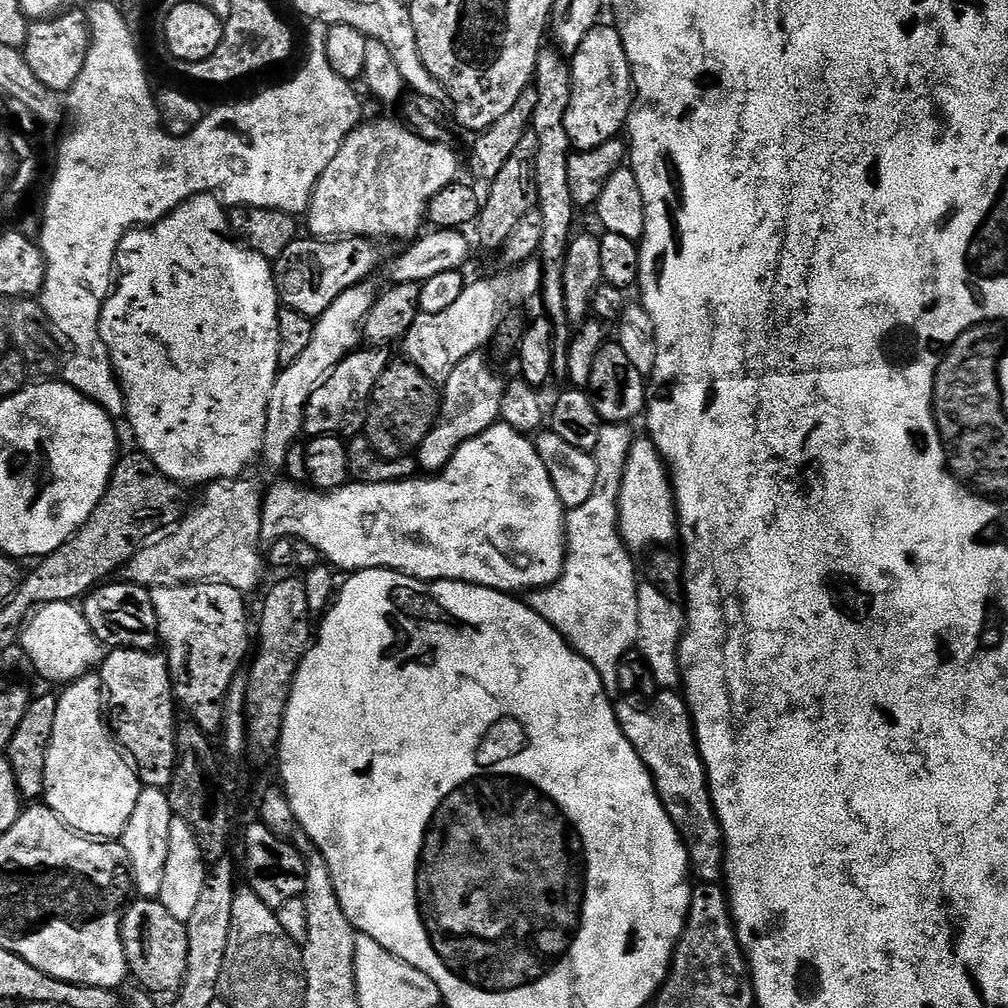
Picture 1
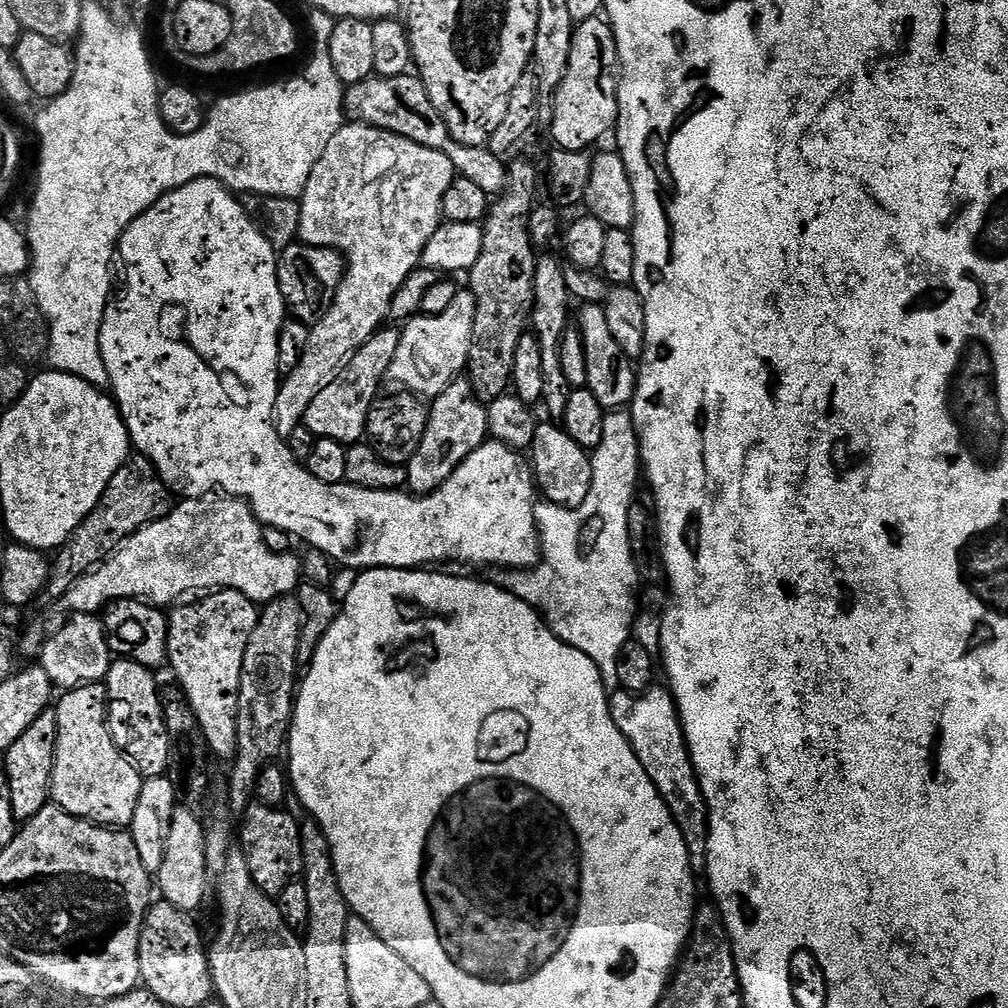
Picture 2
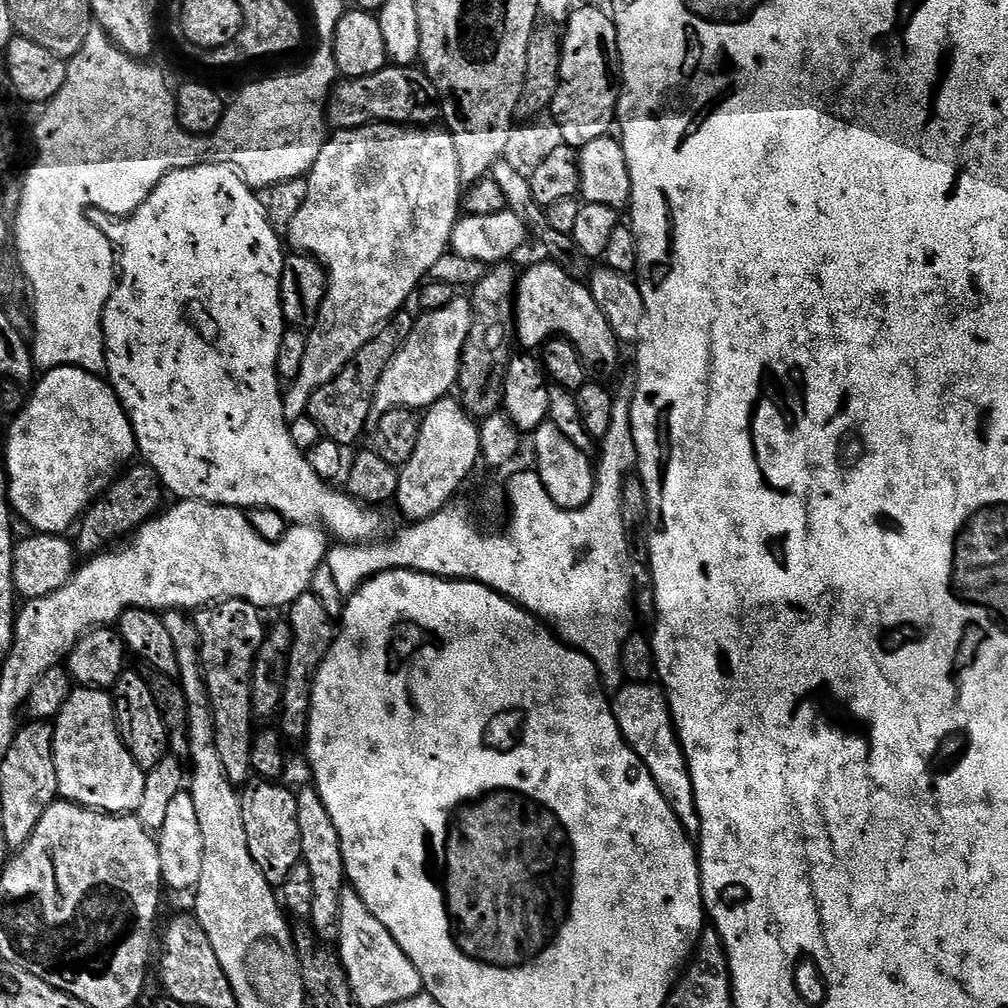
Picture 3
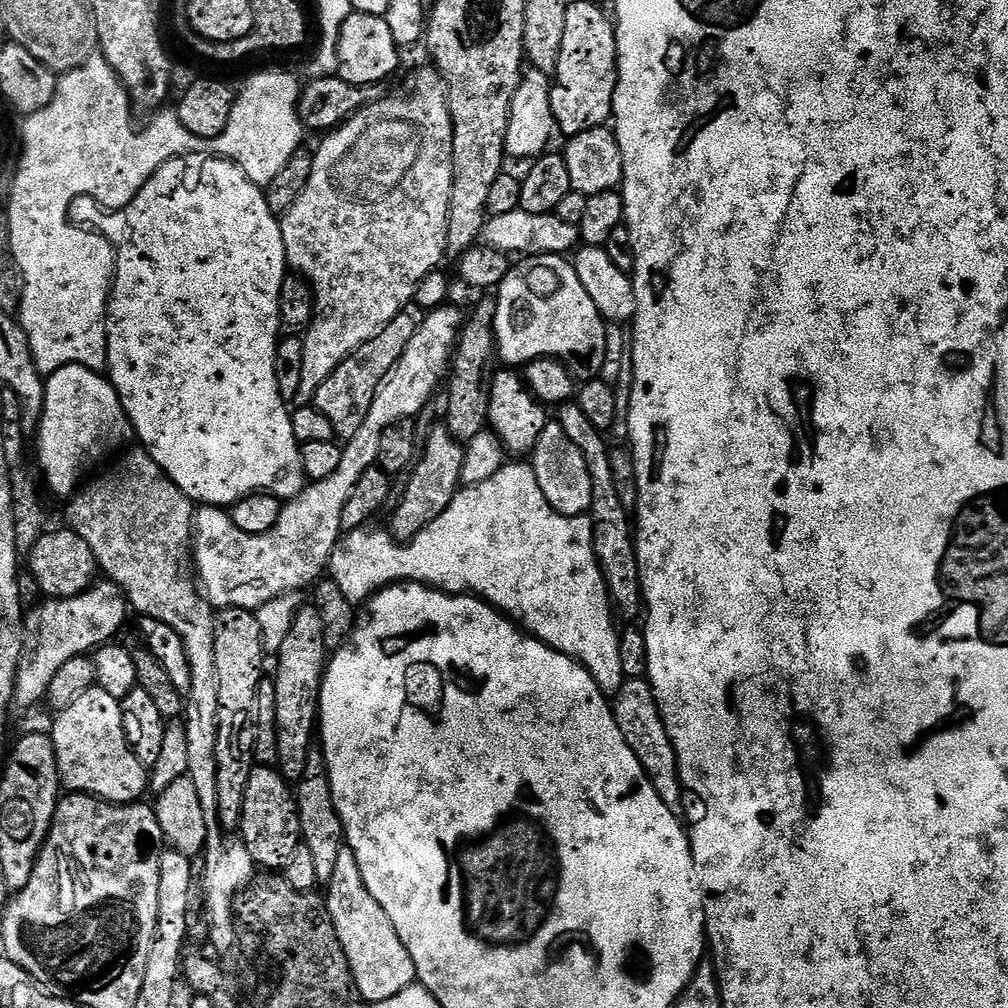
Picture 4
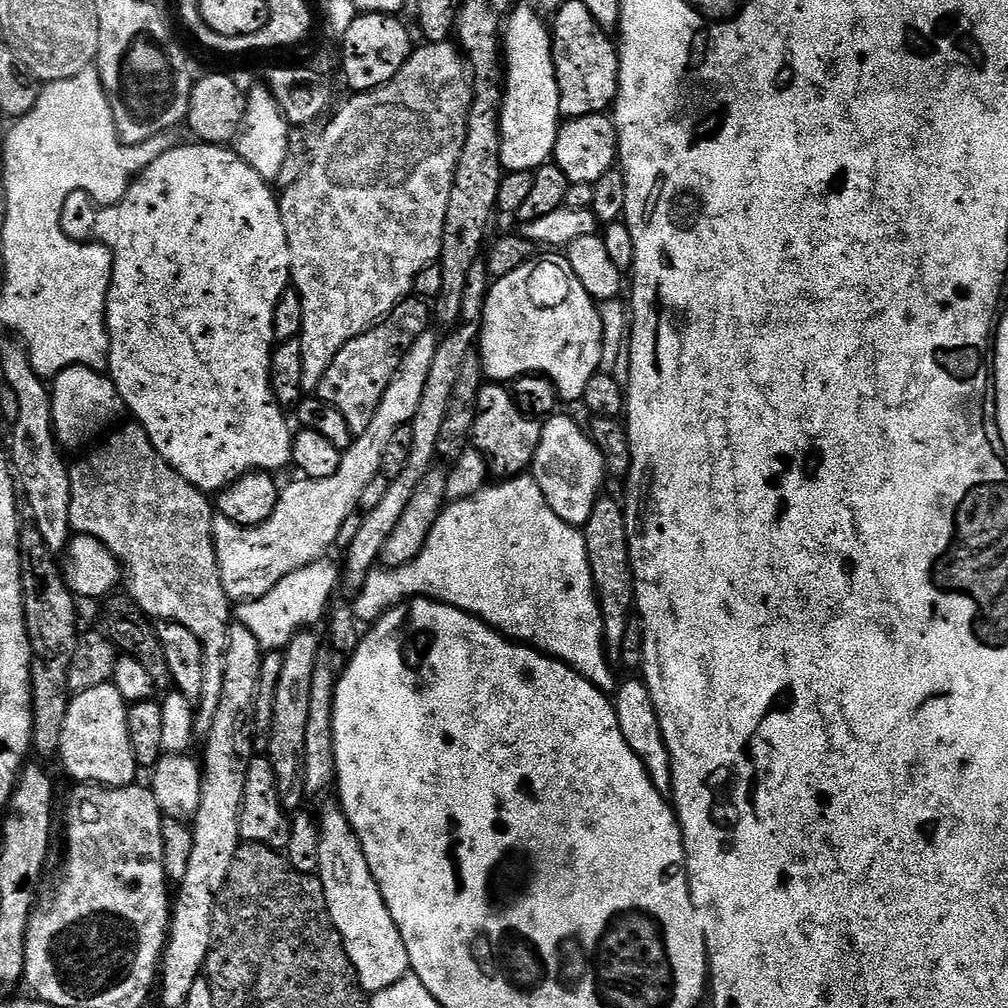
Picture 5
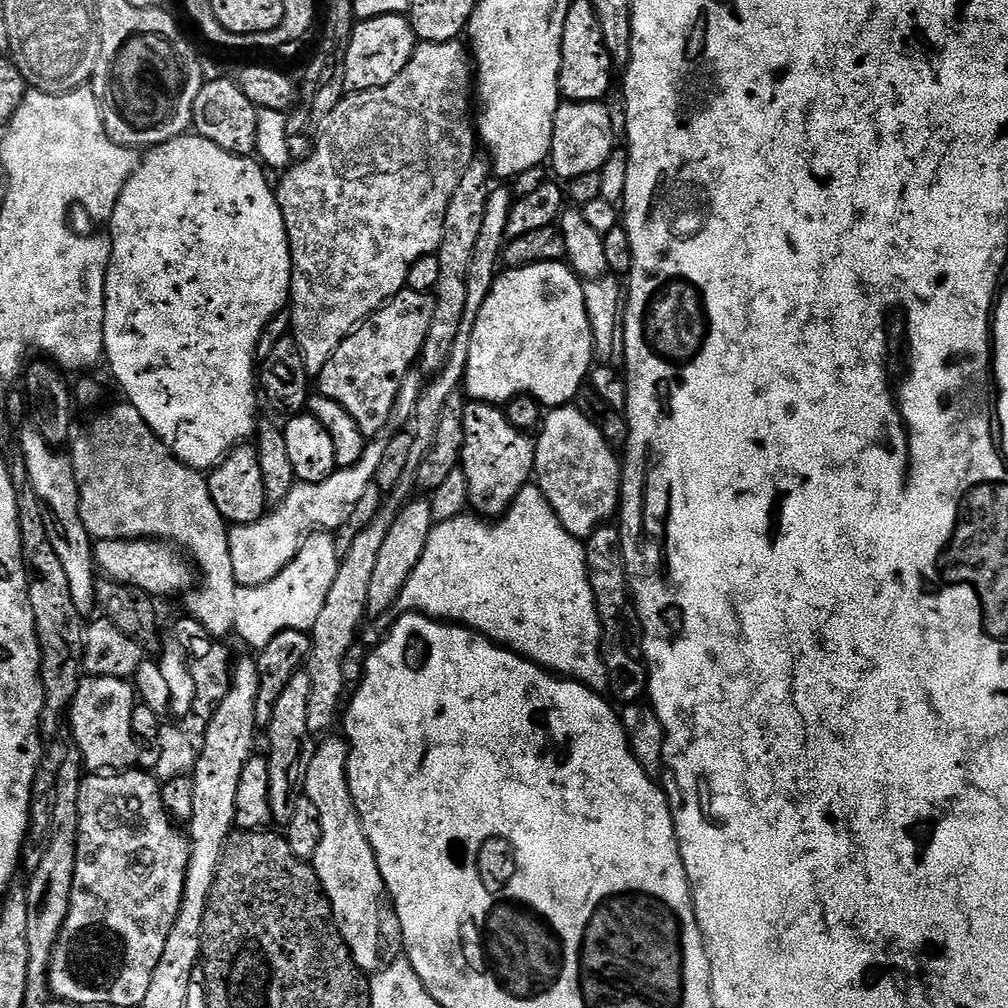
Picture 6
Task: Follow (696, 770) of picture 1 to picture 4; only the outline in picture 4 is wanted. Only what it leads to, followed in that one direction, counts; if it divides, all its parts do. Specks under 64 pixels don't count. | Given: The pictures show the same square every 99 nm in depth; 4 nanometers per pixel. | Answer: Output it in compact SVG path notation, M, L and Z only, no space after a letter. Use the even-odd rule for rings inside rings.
M625 679L614 697L614 711L618 726L622 730L622 738L626 738L630 750L634 750L638 762L642 762L642 770L646 770L654 790L658 790L658 798L662 798L662 802L666 802L666 806L670 806L670 810L675 816L683 817L686 792L682 787L676 751L666 734L666 726L662 722L660 711L656 705L656 695L647 679Z

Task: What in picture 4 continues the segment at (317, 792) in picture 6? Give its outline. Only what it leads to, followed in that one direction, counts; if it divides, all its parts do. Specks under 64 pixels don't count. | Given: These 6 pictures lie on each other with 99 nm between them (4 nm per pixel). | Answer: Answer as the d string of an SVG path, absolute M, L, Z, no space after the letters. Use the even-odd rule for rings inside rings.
M347 846L342 854L338 854L334 878L327 880L326 888L332 925L342 942L342 950L350 962L354 982L364 1001L372 1006L386 1002L386 998L394 998L394 994L402 994L402 990L417 983L416 967L406 946L402 946L402 938L398 938L398 930L394 930L394 922L386 918L386 910L382 910L382 906L374 902L374 894L366 890L362 870L358 870L358 862Z

